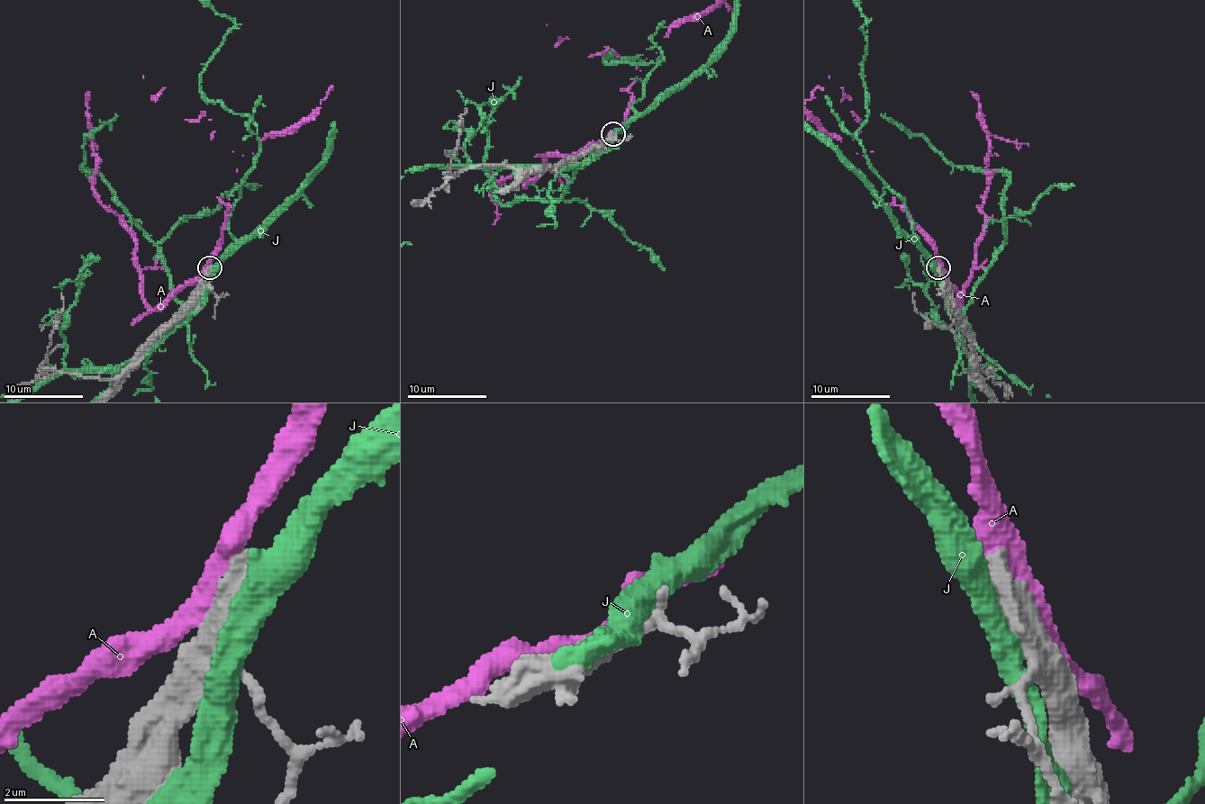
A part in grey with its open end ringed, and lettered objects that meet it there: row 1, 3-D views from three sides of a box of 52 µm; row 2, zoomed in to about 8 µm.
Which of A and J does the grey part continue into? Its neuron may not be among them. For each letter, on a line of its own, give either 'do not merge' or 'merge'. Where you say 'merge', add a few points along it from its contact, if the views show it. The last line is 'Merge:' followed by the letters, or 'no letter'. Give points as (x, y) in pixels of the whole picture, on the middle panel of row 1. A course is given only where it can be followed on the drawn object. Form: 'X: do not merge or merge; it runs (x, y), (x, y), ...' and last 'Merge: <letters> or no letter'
A: do not merge
J: do not merge
Merge: no letter

